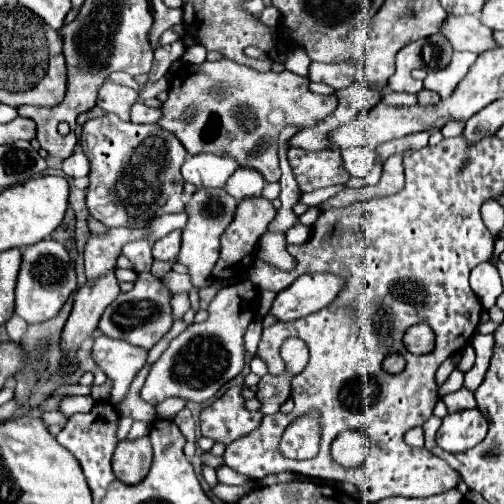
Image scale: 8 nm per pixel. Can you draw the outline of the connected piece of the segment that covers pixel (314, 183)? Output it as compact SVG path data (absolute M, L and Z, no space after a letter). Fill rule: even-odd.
M300 148L288 150L288 162L302 192L348 182L348 172L338 150L308 152Z

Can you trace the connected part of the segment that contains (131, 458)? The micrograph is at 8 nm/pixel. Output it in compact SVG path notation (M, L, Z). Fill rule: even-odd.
M142 436L136 440L128 440L128 438L122 440L116 446L116 452L112 458L114 474L126 484L136 484L138 480L144 480L152 464L152 454L154 454L152 442L148 436Z

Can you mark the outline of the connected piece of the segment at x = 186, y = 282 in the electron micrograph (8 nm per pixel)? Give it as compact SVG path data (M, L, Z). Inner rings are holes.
M170 270L162 282L166 284L166 288L170 292L188 292L190 290L190 274L176 274L174 270Z

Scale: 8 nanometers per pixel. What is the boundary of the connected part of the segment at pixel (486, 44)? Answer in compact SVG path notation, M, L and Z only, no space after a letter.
M448 16L440 26L440 34L458 52L468 50L480 54L496 46L492 30L486 28L476 16Z

